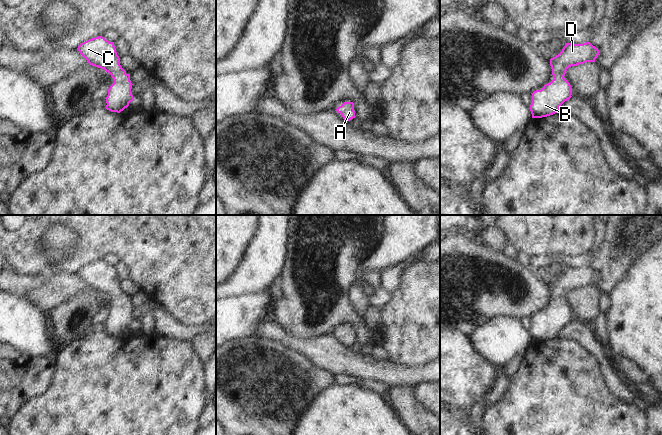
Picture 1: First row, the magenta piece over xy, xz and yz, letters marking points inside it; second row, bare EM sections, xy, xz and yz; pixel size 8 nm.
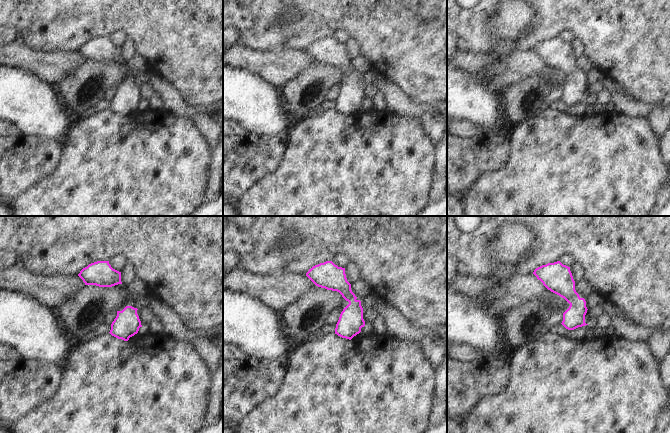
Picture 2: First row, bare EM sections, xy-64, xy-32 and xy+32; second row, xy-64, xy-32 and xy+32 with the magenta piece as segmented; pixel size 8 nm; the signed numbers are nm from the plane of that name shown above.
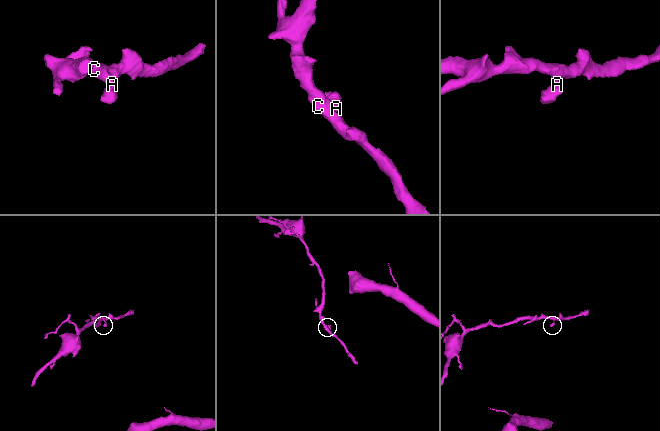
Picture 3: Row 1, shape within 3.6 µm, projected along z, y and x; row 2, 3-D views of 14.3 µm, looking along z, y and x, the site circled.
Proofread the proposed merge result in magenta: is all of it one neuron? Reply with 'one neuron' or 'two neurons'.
one neuron

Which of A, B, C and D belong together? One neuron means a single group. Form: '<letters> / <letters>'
A B C D

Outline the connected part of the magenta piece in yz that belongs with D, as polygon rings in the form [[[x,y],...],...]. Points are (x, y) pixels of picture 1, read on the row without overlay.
[[[590,266],[583,268],[566,267],[562,275],[550,283],[554,303],[541,314],[532,318],[530,335],[532,342],[542,342],[558,337],[560,330],[572,320],[570,307],[564,302],[571,290],[595,286],[599,274]]]

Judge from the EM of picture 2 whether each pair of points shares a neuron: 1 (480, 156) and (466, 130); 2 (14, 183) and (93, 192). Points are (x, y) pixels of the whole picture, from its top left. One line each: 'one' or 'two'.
1: two
2: two

